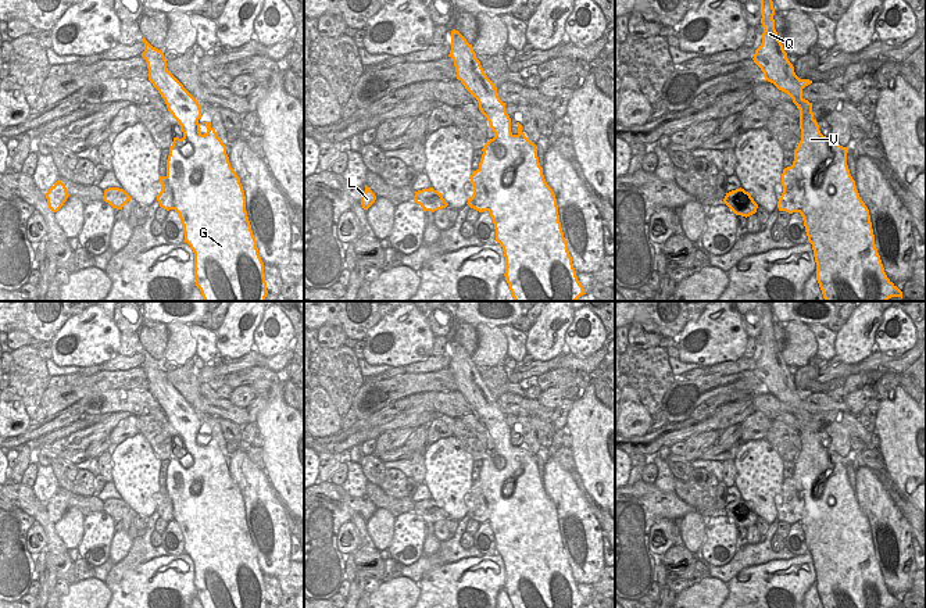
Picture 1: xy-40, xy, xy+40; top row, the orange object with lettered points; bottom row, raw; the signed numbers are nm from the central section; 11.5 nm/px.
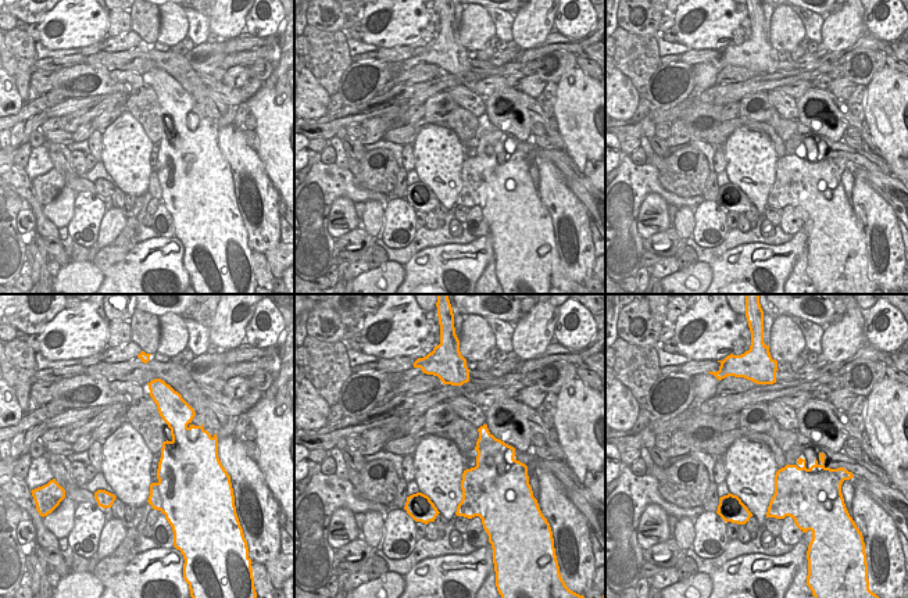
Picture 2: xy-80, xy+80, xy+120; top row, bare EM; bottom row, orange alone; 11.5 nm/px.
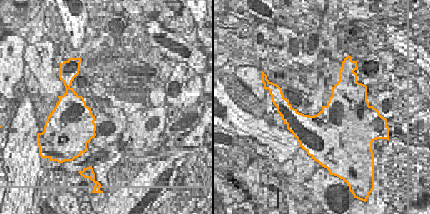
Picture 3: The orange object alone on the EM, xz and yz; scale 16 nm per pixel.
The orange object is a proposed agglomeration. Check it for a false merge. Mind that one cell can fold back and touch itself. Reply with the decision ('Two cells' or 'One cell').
Two cells.

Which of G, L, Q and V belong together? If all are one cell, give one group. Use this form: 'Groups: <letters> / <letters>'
Groups: G Q V / L.

